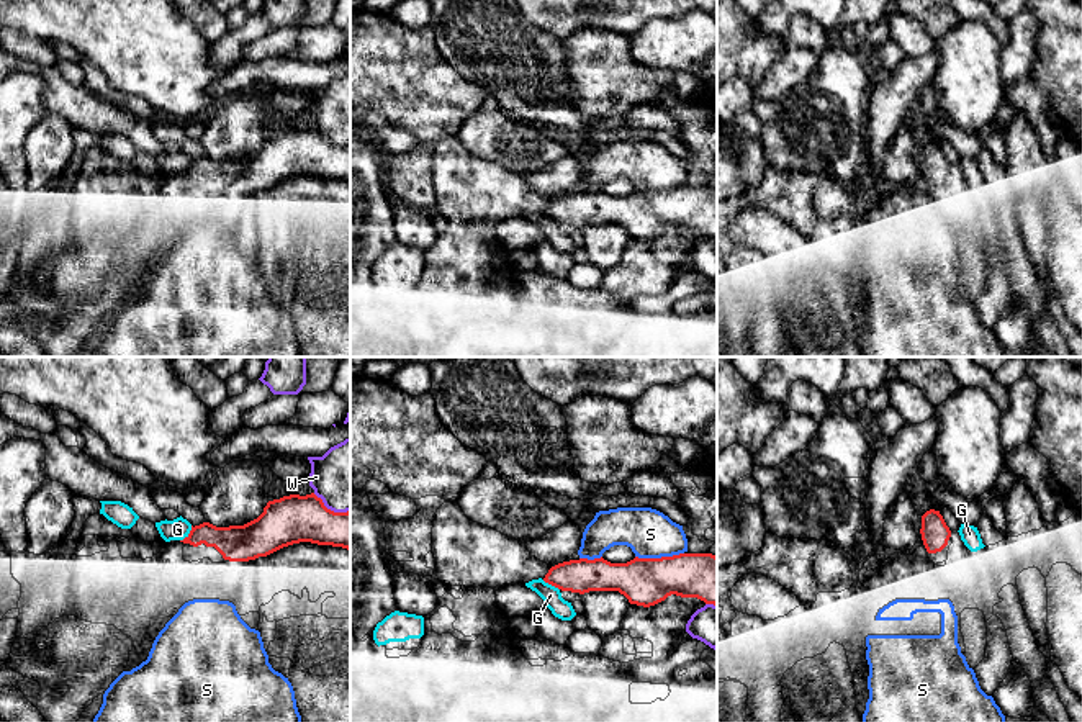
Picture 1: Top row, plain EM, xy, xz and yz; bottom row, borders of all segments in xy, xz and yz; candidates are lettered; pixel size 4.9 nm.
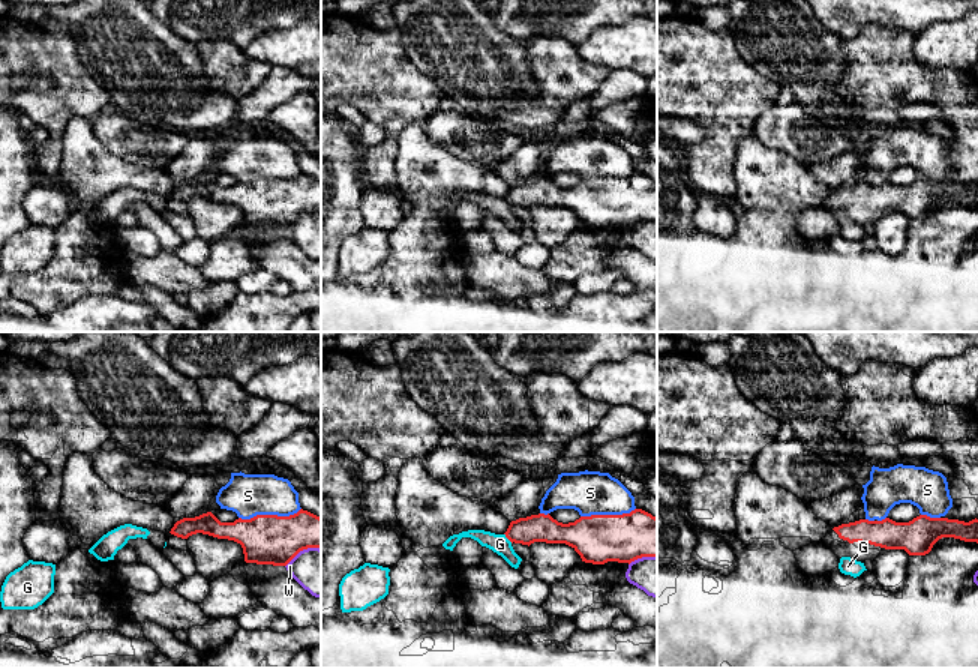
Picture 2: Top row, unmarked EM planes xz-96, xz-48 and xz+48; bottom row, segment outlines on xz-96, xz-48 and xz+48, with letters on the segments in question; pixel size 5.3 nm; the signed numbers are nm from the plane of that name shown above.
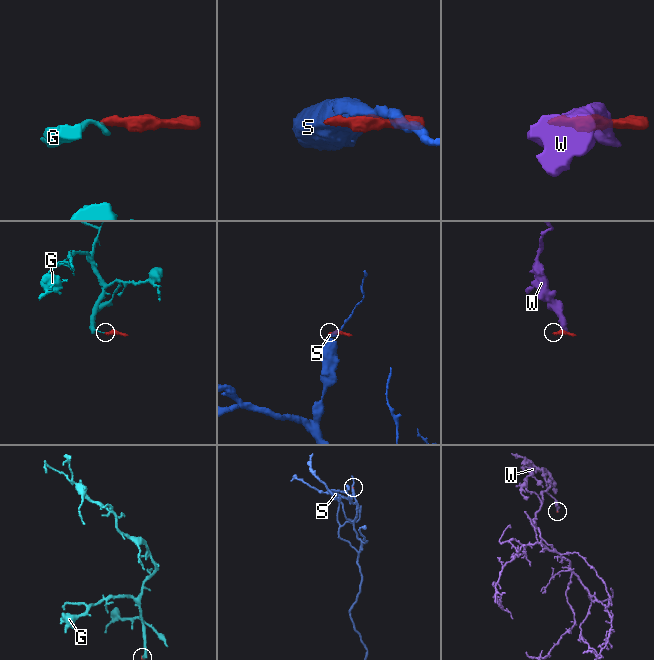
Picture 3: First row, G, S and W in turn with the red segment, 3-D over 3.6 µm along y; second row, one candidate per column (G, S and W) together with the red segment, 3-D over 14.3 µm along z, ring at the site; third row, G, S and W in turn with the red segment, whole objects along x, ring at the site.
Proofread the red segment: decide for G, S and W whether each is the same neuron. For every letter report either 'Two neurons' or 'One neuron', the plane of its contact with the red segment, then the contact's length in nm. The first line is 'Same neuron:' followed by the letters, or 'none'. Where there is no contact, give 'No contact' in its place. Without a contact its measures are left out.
Same neuron: none
G: Two neurons. Touches red in xy. Shared border 100 nm
S: Two neurons. Touches red in xz. Shared border 240 nm
W: Two neurons. Touches red in xy. Shared border 200 nm

